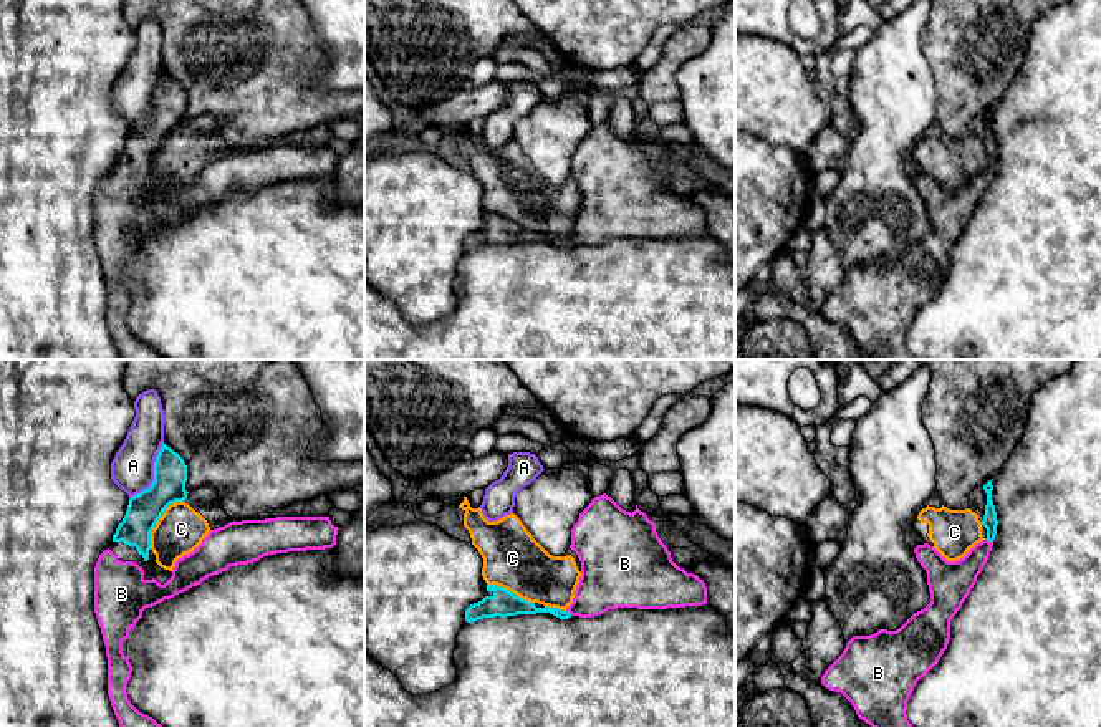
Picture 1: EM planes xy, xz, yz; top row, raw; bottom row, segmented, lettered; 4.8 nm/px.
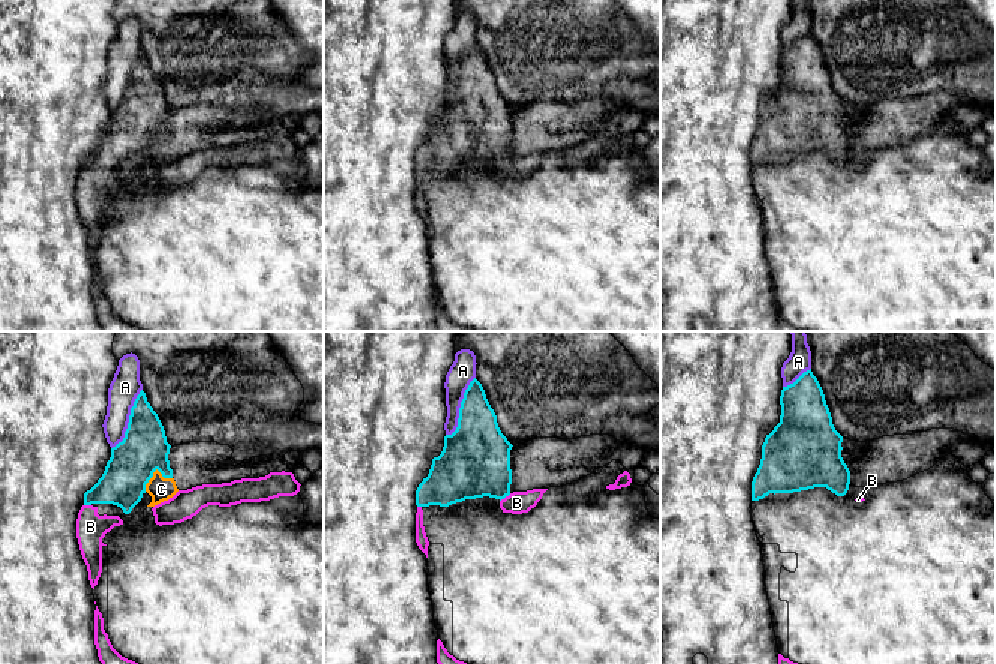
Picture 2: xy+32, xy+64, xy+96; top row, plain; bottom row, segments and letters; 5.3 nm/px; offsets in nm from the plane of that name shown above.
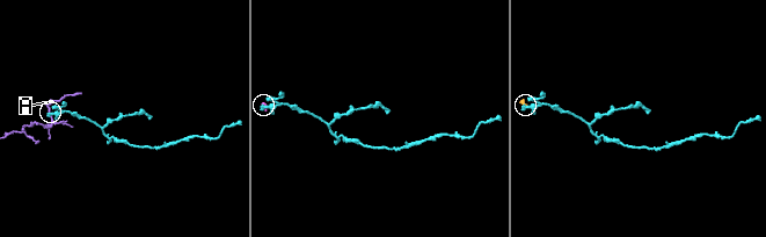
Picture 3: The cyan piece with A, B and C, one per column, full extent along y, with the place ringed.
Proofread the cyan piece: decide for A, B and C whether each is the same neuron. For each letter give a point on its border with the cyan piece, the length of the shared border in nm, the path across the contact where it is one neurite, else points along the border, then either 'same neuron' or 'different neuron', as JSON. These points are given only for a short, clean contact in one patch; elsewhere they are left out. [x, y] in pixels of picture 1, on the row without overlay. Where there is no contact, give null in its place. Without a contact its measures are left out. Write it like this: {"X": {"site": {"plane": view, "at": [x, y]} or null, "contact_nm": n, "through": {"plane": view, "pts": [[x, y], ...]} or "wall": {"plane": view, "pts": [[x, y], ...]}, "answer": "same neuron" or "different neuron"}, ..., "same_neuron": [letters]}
{"A": {"site": {"plane": "xy", "at": [154, 103]}, "contact_nm": 340, "answer": "different neuron"}, "B": {"site": {"plane": "yz", "at": [989, 169]}, "contact_nm": 50, "answer": "same neuron"}, "C": {"site": {"plane": "xy", "at": [158, 148]}, "contact_nm": 300, "wall": {"plane": "xy", "pts": [[184, 129], [176, 129], [164, 139], [151, 161], [149, 178]]}, "answer": "different neuron"}, "same_neuron": ["B"]}

